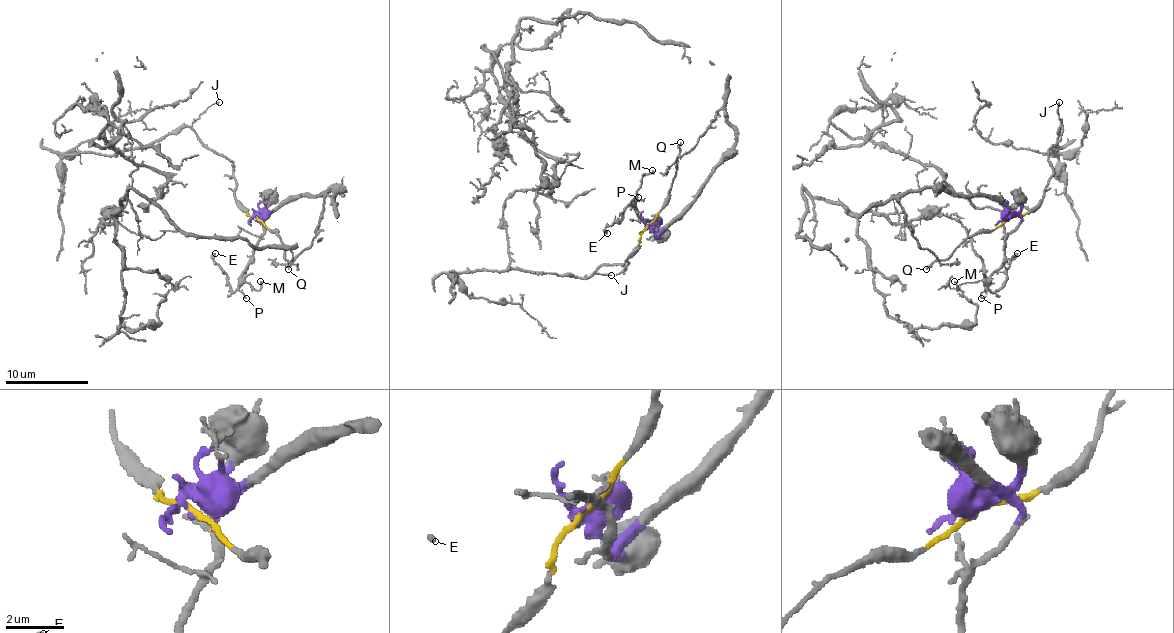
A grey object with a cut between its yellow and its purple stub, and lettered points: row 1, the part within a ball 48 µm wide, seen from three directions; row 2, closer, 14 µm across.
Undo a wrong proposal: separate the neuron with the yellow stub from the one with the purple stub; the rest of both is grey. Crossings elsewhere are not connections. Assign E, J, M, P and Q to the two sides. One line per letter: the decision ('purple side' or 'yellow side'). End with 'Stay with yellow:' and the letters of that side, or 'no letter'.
E: purple side
J: yellow side
M: purple side
P: purple side
Q: yellow side
Stay with yellow: J, Q

